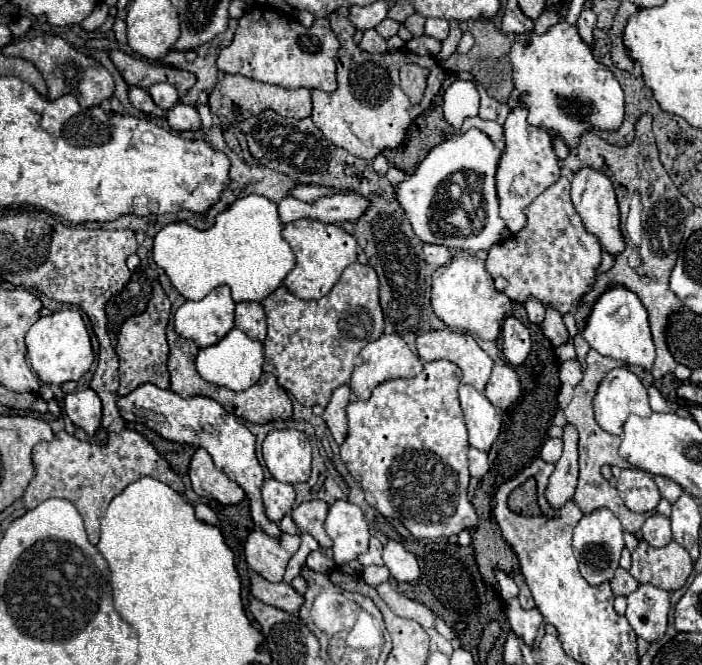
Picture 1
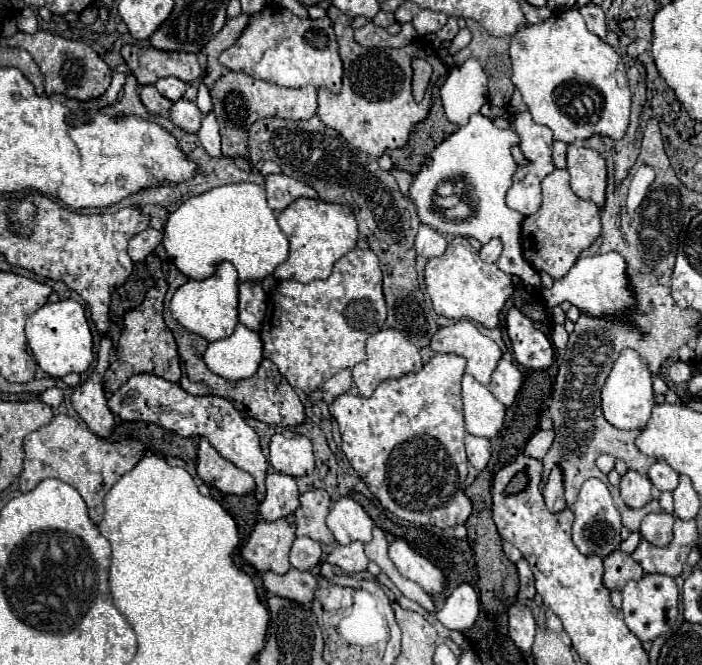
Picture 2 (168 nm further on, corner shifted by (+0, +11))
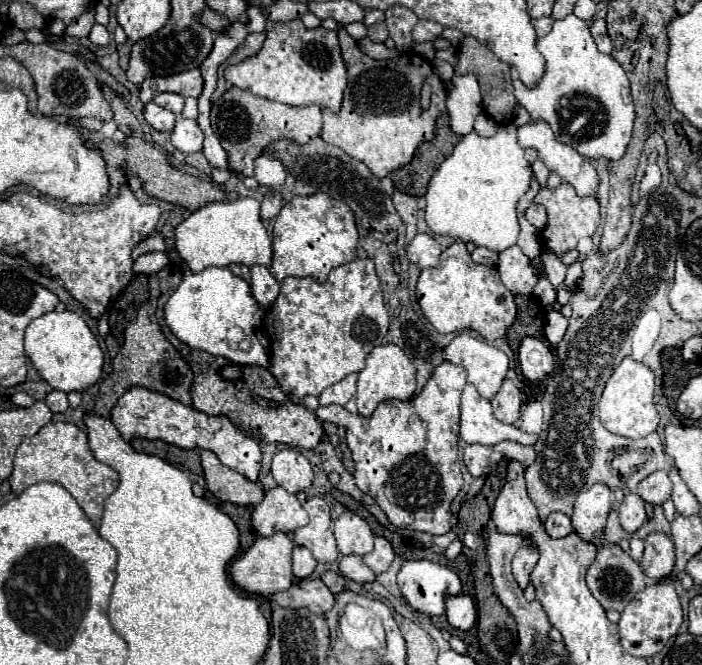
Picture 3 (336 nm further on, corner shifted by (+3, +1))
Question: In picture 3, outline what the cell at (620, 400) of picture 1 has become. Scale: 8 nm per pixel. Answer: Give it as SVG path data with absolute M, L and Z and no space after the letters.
M624 358L622 364L614 370L610 380L606 382L606 388L602 392L602 398L598 403L599 419L602 420L604 428L612 434L624 436L624 438L644 438L650 432L658 428L660 416L654 406L654 374L644 364Z

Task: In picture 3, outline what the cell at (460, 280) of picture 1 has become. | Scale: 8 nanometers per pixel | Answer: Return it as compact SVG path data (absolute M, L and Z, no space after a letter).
M462 242L446 248L436 268L422 270L416 286L416 296L424 316L440 334L450 334L456 330L476 330L484 340L492 342L504 338L506 330L516 318L514 296L504 290L498 270L492 266L474 264Z

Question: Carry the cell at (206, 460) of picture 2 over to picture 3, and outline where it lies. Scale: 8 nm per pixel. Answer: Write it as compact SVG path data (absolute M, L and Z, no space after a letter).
M202 450L202 468L208 490L222 502L258 504L264 498L260 482L250 482L236 470L224 466L210 450Z

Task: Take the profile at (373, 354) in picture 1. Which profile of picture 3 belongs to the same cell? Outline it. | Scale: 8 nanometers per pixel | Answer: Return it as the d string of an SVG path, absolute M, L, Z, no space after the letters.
M396 344L376 346L366 356L366 366L358 374L358 390L356 390L358 412L362 416L370 416L382 400L388 400L388 398L408 400L414 394L414 390L416 390L416 368L410 362L410 358Z

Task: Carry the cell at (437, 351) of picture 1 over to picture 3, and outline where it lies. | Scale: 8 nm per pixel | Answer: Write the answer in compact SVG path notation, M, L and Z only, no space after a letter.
M462 332L458 334L446 348L444 360L466 368L468 382L476 386L482 398L492 398L508 370L508 356L490 346L484 340L476 340L472 334Z

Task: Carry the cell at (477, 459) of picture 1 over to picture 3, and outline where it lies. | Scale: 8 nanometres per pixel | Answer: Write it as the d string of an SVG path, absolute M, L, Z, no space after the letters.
M470 444L464 448L464 464L468 468L468 472L474 476L474 478L480 478L486 474L486 466L488 466L490 454L492 454L492 448L488 446L482 446L482 444Z

